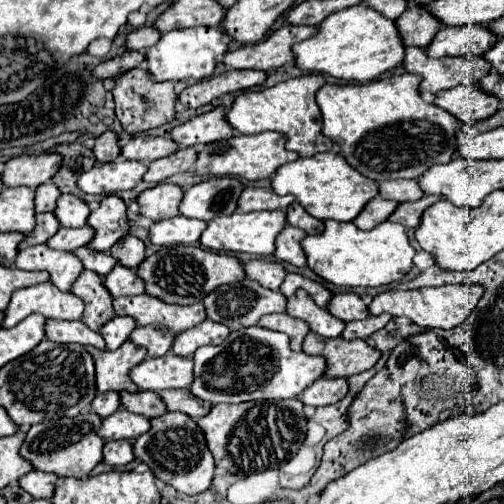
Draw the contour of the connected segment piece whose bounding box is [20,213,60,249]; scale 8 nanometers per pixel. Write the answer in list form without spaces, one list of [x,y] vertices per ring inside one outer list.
[[[38,213],[36,215],[36,227],[34,231],[20,243],[20,249],[36,245],[36,243],[46,243],[56,231],[60,229],[60,223],[54,213]]]

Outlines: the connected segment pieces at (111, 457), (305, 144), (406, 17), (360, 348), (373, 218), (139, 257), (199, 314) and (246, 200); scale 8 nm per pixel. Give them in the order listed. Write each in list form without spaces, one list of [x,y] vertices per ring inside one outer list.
[[[120,439],[120,441],[106,441],[104,445],[104,463],[112,467],[128,465],[134,461],[134,445],[130,439]]]
[[[310,73],[302,77],[288,79],[274,87],[262,91],[246,91],[240,93],[232,107],[226,113],[228,123],[246,135],[262,133],[262,131],[280,131],[286,135],[286,149],[300,153],[302,157],[316,155],[322,151],[332,151],[334,143],[322,133],[322,113],[316,103],[316,91],[326,83],[320,73]]]
[[[410,5],[410,9],[406,9],[400,19],[396,19],[396,25],[402,33],[402,41],[406,41],[406,47],[430,45],[442,27],[442,23],[438,23],[424,5]]]
[[[316,333],[306,335],[302,349],[310,355],[326,357],[328,377],[352,377],[374,367],[376,361],[382,357],[382,351],[368,345],[364,339],[354,341],[346,341],[342,337],[326,339]]]
[[[374,197],[374,199],[366,205],[366,209],[362,209],[362,213],[360,213],[352,223],[354,223],[358,229],[362,229],[362,231],[370,231],[370,229],[374,229],[376,225],[380,225],[382,221],[386,221],[386,219],[394,213],[396,207],[398,207],[396,201],[382,199],[382,197]]]
[[[126,235],[110,249],[110,253],[120,261],[120,265],[136,269],[146,259],[146,243],[134,235]]]
[[[148,293],[114,299],[114,311],[116,315],[134,317],[138,325],[160,323],[164,327],[170,327],[170,331],[174,333],[182,333],[206,319],[204,303],[194,303],[190,307],[170,305],[170,303],[158,301],[158,297]]]
[[[252,187],[244,189],[242,197],[238,201],[238,209],[242,211],[262,211],[262,209],[286,209],[290,203],[294,203],[294,197],[290,195],[276,195],[268,187]]]

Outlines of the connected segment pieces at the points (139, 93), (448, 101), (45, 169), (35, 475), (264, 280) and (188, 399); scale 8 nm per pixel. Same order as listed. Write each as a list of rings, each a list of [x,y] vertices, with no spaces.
[[[136,67],[128,73],[122,73],[116,77],[116,87],[112,89],[114,103],[116,103],[116,117],[122,123],[124,131],[130,135],[142,133],[152,127],[160,127],[164,123],[170,123],[176,119],[176,103],[178,95],[174,91],[174,81],[154,81],[148,69]]]
[[[458,85],[454,89],[446,89],[436,93],[434,103],[452,113],[462,123],[492,117],[500,107],[500,99],[480,89],[480,85]]]
[[[38,153],[38,155],[20,155],[12,157],[4,165],[2,181],[6,187],[32,187],[50,181],[58,169],[62,167],[62,155],[60,153]]]
[[[30,471],[26,477],[20,479],[20,487],[28,491],[34,499],[52,499],[54,489],[56,489],[58,477],[54,473],[44,473],[44,471]]]
[[[252,259],[246,263],[246,277],[268,289],[278,289],[286,277],[286,269],[274,259]]]
[[[164,389],[160,397],[166,403],[168,411],[182,411],[192,419],[200,419],[212,409],[212,403],[200,401],[190,393],[190,389]]]

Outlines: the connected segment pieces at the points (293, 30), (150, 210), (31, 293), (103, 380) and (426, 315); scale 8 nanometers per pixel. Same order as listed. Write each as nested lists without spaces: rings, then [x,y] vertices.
[[[286,25],[258,43],[242,45],[240,49],[228,51],[222,63],[232,69],[274,71],[278,67],[284,67],[286,63],[294,63],[296,57],[292,53],[292,45],[314,37],[314,33],[318,33],[318,27]]]
[[[158,183],[156,187],[150,187],[138,195],[140,203],[140,215],[150,217],[152,221],[162,221],[176,217],[180,211],[184,191],[182,187],[174,183]]]
[[[52,281],[18,289],[6,309],[2,327],[14,327],[32,313],[52,319],[82,319],[84,301],[72,291],[60,291]]]
[[[126,341],[116,351],[100,351],[90,347],[90,353],[96,363],[98,391],[140,391],[138,385],[130,379],[130,369],[146,359],[144,347]]]
[[[442,285],[442,287],[422,287],[412,291],[384,291],[370,303],[370,313],[390,313],[392,317],[408,317],[412,323],[428,329],[454,329],[460,325],[478,305],[484,295],[482,285]]]

